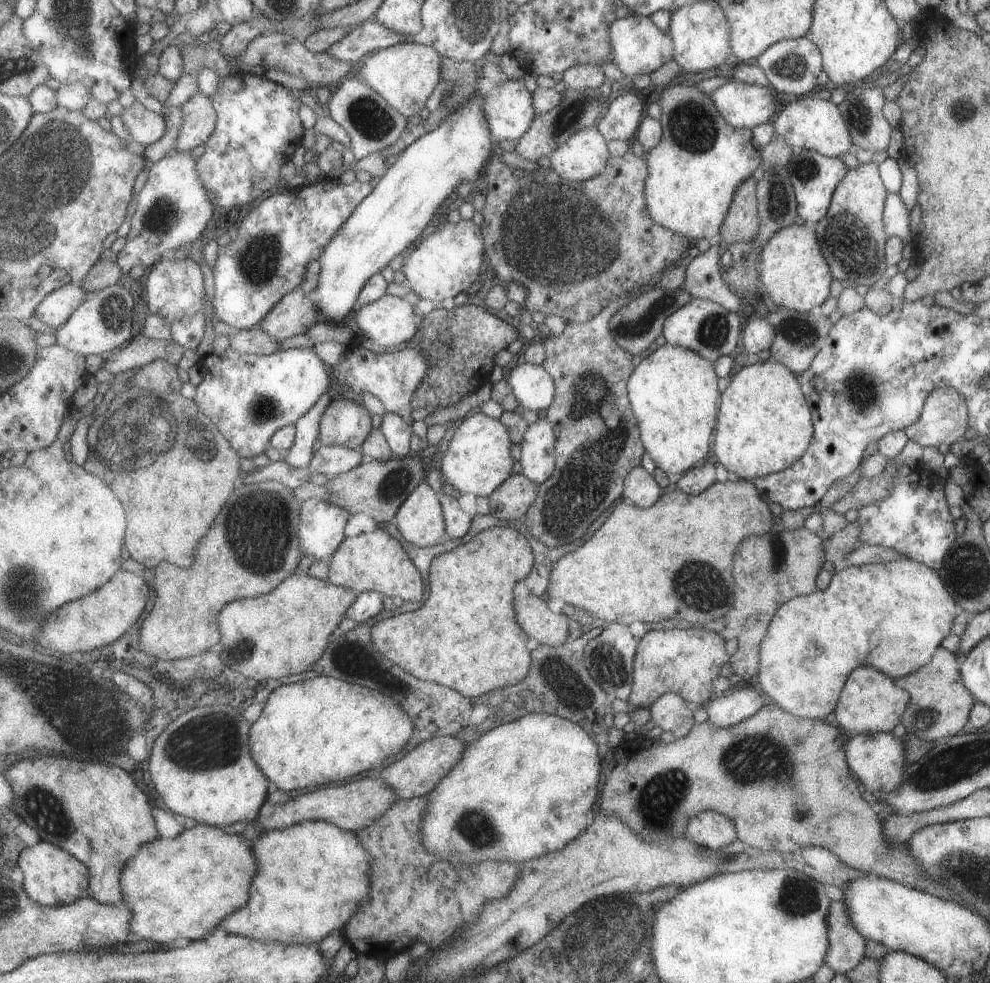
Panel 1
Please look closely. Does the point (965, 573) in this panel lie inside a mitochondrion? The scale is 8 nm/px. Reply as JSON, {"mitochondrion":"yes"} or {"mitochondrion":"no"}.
{"mitochondrion":"yes"}

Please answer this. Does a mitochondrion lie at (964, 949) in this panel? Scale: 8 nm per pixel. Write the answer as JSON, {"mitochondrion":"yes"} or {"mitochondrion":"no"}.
{"mitochondrion":"no"}

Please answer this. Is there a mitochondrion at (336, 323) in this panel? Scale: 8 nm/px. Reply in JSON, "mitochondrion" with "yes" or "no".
{"mitochondrion":"no"}

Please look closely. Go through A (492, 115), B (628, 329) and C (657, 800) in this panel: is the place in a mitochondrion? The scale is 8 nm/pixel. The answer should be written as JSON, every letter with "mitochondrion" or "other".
{"A":"other","B":"mitochondrion","C":"mitochondrion"}

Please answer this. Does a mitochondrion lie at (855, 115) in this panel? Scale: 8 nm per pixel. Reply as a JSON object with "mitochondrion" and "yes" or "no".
{"mitochondrion":"yes"}

